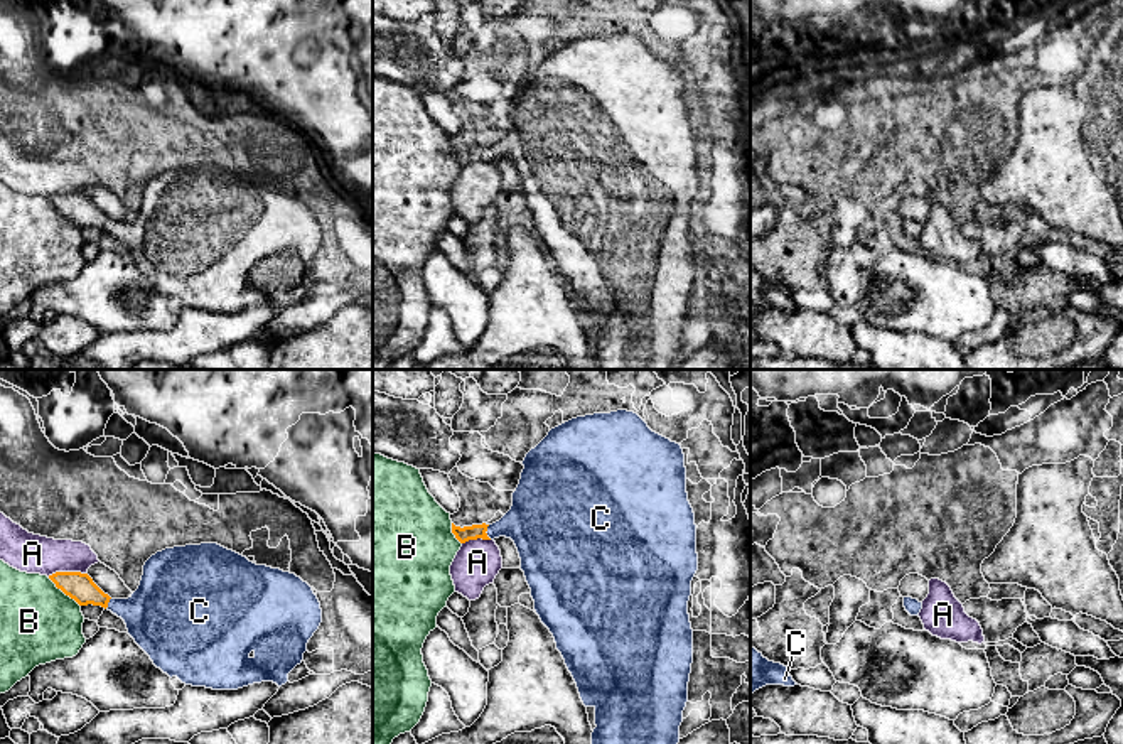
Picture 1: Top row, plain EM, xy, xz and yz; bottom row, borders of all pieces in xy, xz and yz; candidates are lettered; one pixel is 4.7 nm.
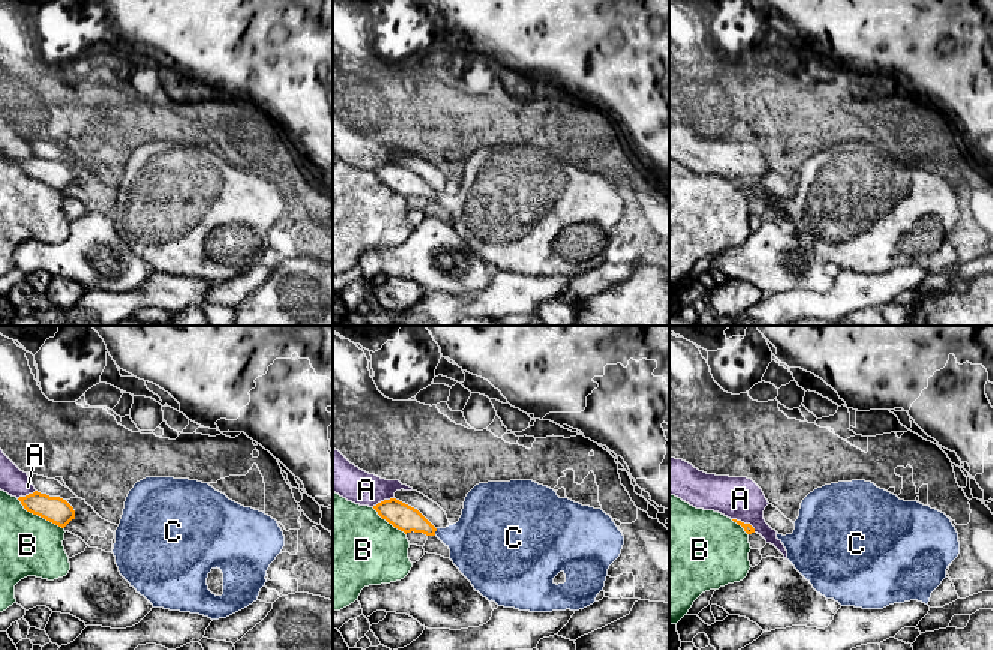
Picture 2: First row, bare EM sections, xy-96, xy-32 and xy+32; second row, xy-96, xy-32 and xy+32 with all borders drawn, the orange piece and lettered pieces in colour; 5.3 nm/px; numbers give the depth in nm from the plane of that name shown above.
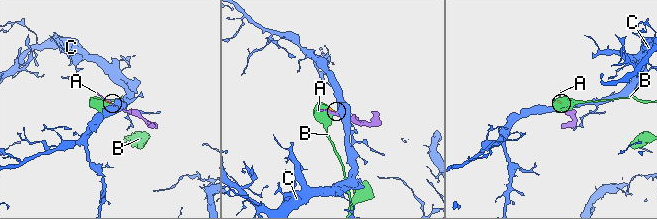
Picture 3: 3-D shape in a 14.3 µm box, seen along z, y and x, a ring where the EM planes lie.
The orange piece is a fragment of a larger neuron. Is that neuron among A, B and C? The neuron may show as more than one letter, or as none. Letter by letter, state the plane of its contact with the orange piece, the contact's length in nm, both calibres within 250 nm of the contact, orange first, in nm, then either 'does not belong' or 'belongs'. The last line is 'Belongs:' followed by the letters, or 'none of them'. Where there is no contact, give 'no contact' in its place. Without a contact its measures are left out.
A: contact in xy; length 180 nm; calibres 130 and 190 nm; does not belong
B: contact in xy; length 220 nm; calibres 130 and 380 nm; does not belong
C: contact in xz; length 70 nm; calibres 70 and 280 nm; belongs
Belongs: C

